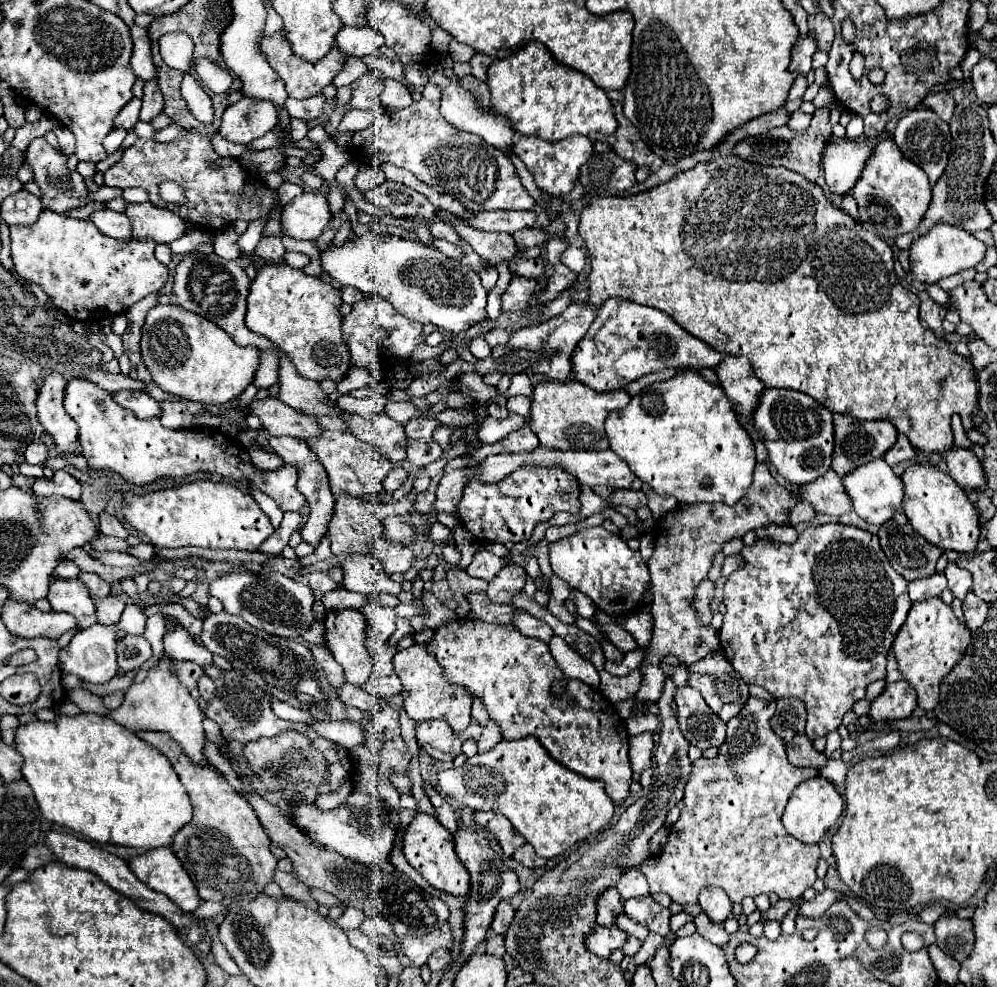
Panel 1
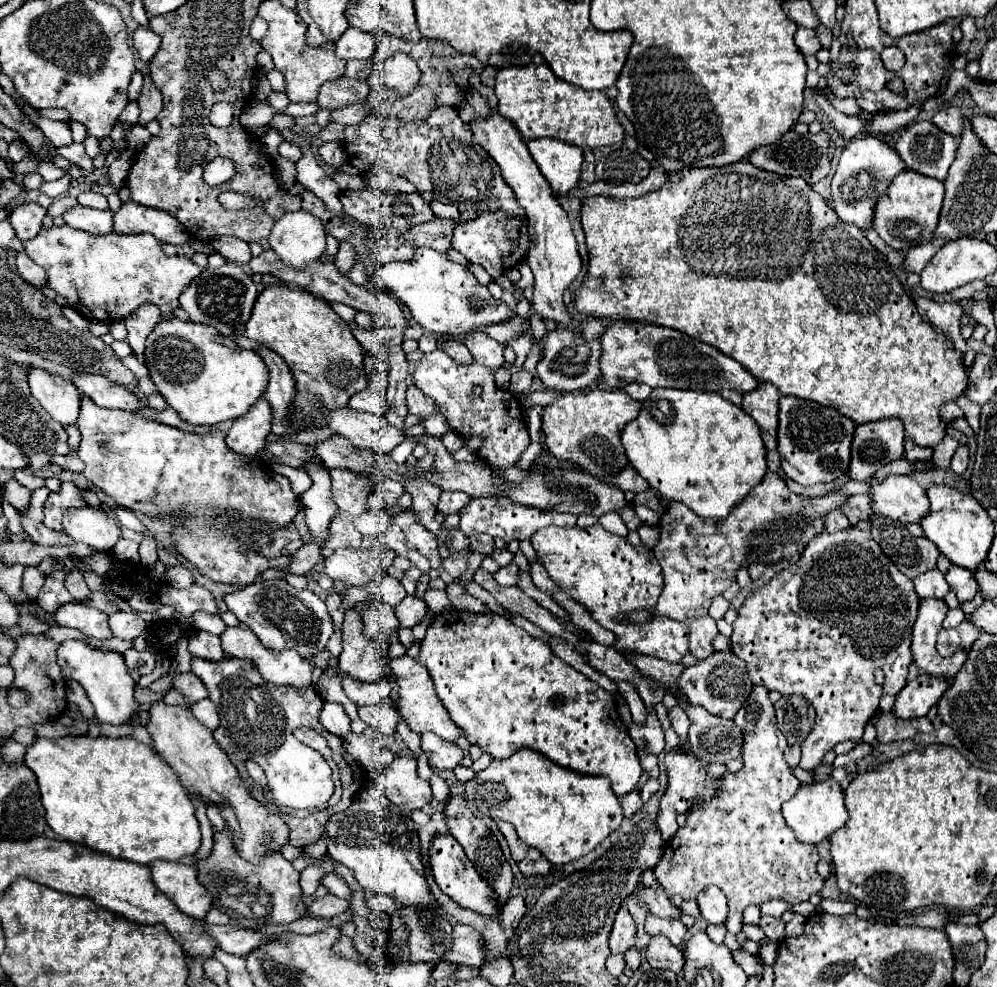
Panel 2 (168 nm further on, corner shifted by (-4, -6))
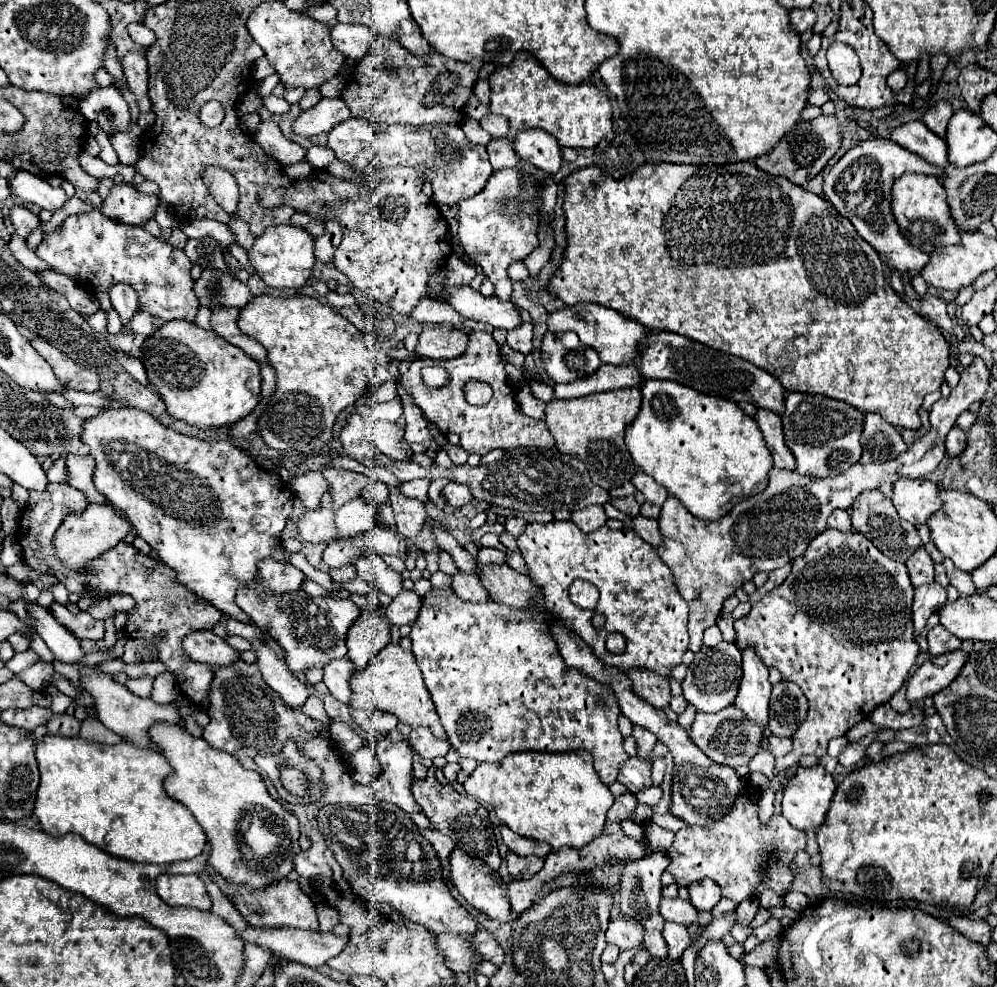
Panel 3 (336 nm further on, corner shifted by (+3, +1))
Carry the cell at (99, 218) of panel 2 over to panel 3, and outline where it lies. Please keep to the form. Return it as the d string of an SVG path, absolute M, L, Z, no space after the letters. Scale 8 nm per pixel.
M18 171L10 179L10 189L24 203L34 203L48 211L58 211L68 201L66 191L62 187L52 187L44 177L38 177L26 171Z

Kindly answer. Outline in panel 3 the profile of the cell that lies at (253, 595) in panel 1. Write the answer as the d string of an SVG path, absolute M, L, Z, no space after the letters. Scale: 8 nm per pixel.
M258 579L238 587L236 605L250 617L256 627L260 627L264 635L282 647L284 661L292 673L304 671L312 665L326 665L332 659L344 657L348 651L346 631L358 617L358 607L350 599L310 597L302 589L294 593L272 595L260 589Z

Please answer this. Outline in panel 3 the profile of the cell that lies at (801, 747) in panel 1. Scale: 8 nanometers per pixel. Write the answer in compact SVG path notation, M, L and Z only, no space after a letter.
M770 737L770 751L774 753L774 757L778 759L778 757L782 757L782 755L786 755L786 753L790 753L792 751L792 739L788 739L788 737Z

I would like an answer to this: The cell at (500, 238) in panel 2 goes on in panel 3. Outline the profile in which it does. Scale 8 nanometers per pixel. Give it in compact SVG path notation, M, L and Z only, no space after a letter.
M502 169L502 171L494 171L486 183L486 187L470 197L458 203L458 239L460 245L464 247L464 251L468 253L468 257L484 271L484 275L494 283L496 287L496 295L504 301L510 299L512 295L512 281L506 275L506 269L512 261L524 259L530 251L534 251L538 247L538 237L536 237L536 225L538 225L538 217L536 217L536 209L534 205L530 205L528 197L522 193L520 189L520 177L522 173L516 169Z

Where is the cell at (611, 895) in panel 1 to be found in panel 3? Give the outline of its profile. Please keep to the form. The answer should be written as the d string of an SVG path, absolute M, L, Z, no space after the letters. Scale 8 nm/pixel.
M624 917L610 919L606 941L614 943L622 951L626 951L626 949L642 945L642 933L644 933L642 925L638 921L634 921L634 919L624 919Z

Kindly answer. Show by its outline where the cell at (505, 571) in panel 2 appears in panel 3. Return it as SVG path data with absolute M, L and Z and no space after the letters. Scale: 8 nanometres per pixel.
M482 547L478 553L478 563L480 565L504 565L506 563L506 555L502 551L490 549L490 547Z

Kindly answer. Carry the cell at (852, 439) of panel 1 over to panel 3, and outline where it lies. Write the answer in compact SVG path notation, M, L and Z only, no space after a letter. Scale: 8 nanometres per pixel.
M866 413L864 415L864 429L862 429L862 457L860 463L884 463L894 459L906 449L904 439L880 413Z

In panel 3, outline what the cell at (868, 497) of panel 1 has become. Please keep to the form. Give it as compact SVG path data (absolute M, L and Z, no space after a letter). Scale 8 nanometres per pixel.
M898 477L892 489L892 503L898 515L912 525L922 525L926 519L942 509L938 499L938 487L928 479Z

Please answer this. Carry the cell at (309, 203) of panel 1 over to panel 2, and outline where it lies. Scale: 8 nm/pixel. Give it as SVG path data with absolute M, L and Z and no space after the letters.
M289 212L273 226L269 246L283 264L295 270L307 268L325 252L323 224L313 214Z

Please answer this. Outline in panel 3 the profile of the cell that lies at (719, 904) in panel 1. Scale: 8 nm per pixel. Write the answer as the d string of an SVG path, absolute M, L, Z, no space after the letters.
M710 879L696 881L688 889L690 889L690 903L698 911L712 911L716 907L716 903L720 901L720 897L722 897L718 885Z

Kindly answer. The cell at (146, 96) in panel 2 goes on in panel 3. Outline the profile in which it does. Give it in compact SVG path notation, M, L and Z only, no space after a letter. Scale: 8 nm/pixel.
M130 51L122 59L122 71L126 75L130 91L136 95L138 109L142 113L150 111L152 101L148 97L148 63L146 63L146 57L142 53L138 53L138 51Z

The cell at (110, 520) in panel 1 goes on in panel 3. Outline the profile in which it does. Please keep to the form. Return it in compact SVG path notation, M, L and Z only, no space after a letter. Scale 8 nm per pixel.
M58 457L52 465L52 469L48 471L48 481L50 483L66 483L68 477L70 477L70 473L68 473L68 467L64 463L64 457Z

